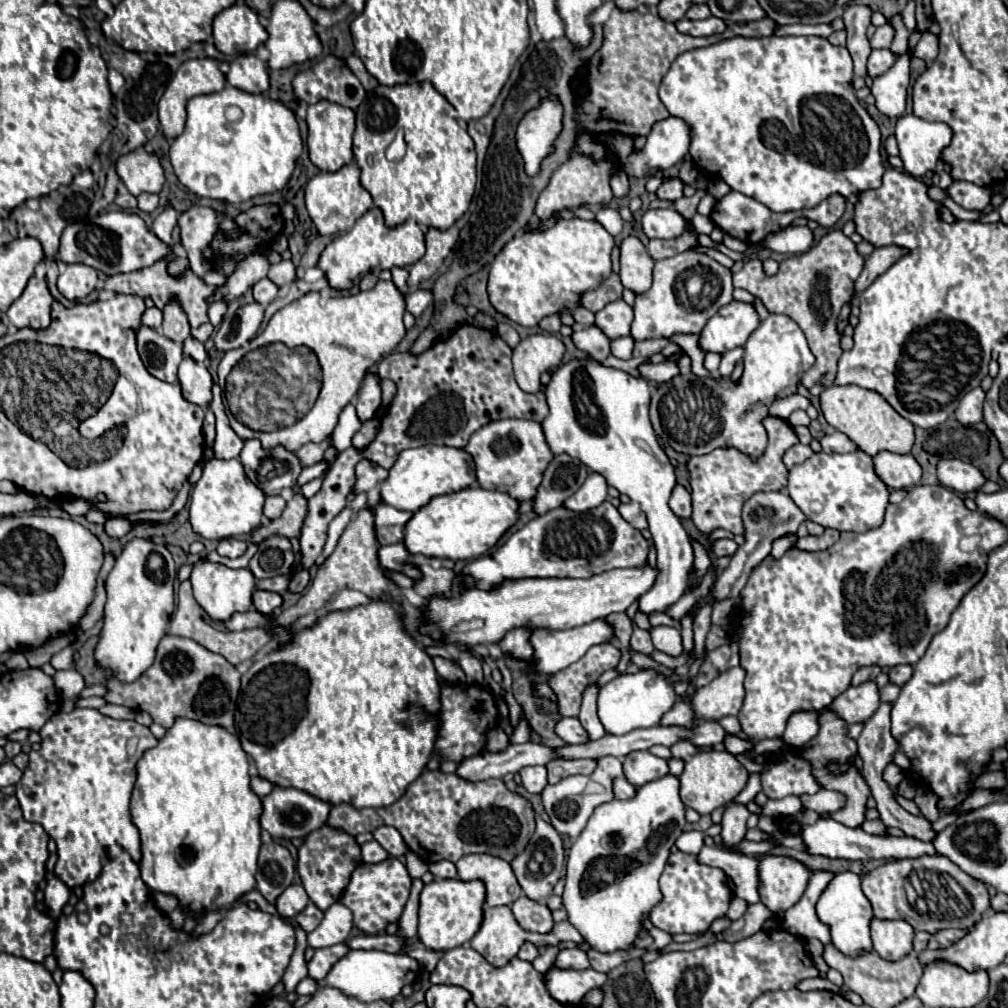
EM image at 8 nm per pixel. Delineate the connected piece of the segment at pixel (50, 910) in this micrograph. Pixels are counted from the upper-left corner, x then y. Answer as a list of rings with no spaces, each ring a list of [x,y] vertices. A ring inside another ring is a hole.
[[[51,874],[47,878],[47,888],[45,888],[47,914],[51,918],[59,918],[61,908],[67,904],[67,900],[69,900],[69,888],[67,888],[67,884],[57,874]]]

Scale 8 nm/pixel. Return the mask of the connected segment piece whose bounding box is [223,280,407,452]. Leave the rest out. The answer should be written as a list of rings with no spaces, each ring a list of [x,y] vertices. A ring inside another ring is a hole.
[[[379,280],[371,290],[359,292],[355,296],[349,294],[323,298],[319,292],[307,292],[307,296],[301,296],[299,300],[281,308],[277,314],[273,314],[265,330],[251,340],[251,348],[261,348],[263,344],[276,342],[291,344],[291,348],[295,348],[295,344],[307,344],[307,348],[317,354],[319,364],[323,364],[323,392],[319,392],[317,402],[299,422],[295,422],[291,428],[279,428],[273,432],[257,432],[241,424],[230,412],[226,398],[223,398],[231,428],[239,434],[241,440],[259,438],[263,448],[285,446],[291,452],[297,452],[307,442],[327,440],[335,430],[343,408],[357,396],[369,368],[383,356],[389,356],[405,338],[405,310],[405,294],[393,284],[393,280]]]

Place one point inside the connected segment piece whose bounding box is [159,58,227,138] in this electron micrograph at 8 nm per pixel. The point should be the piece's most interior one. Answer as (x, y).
(201, 75)

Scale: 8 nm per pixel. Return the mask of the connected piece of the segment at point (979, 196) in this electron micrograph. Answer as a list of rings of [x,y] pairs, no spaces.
[[[953,182],[947,188],[947,194],[967,210],[985,210],[991,202],[991,192],[973,182]]]

